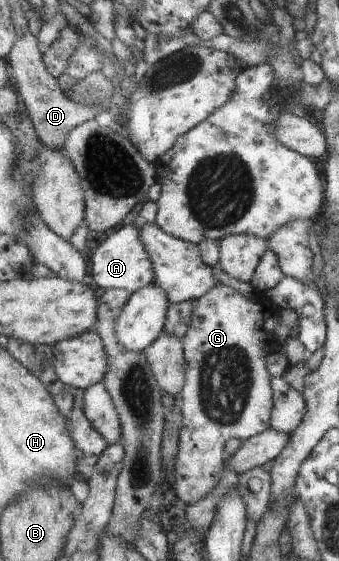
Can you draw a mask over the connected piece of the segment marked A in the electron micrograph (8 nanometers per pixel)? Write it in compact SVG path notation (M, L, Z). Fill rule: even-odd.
M129 223L108 235L94 251L90 271L101 291L126 289L135 293L153 284L155 269L152 268L152 256L148 256L148 248L144 248L144 240L140 240L138 223Z

